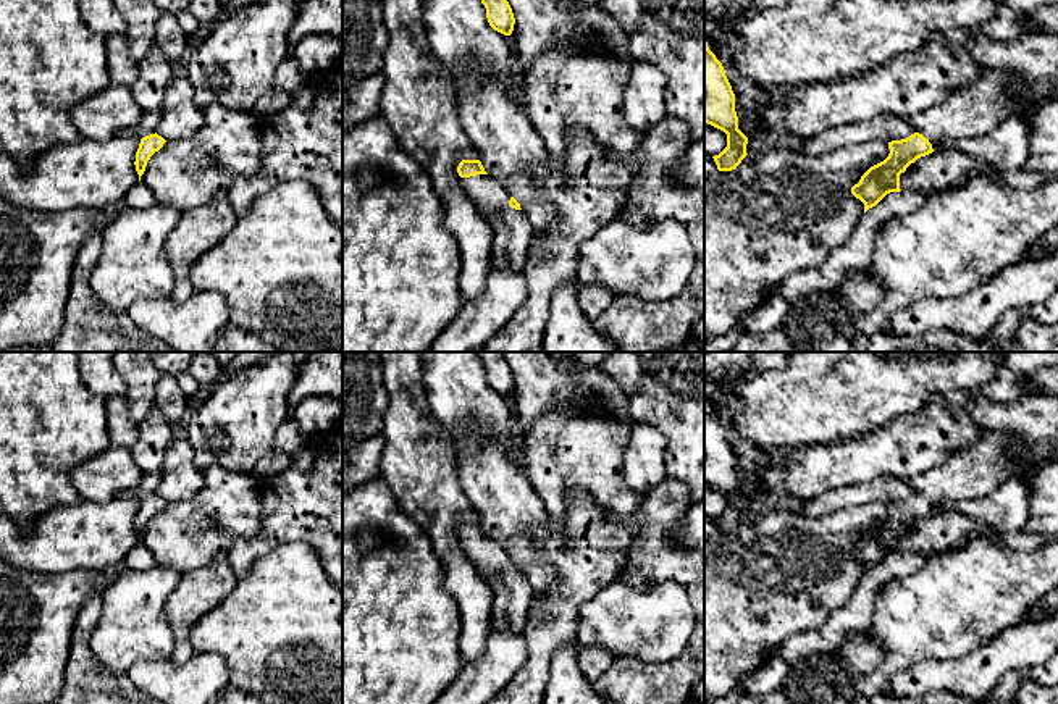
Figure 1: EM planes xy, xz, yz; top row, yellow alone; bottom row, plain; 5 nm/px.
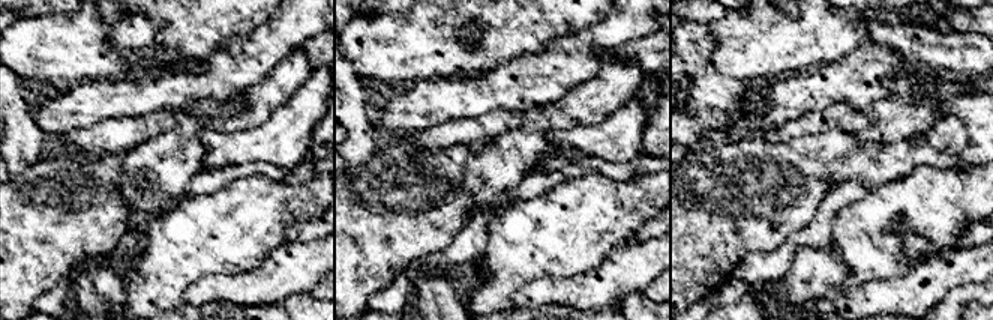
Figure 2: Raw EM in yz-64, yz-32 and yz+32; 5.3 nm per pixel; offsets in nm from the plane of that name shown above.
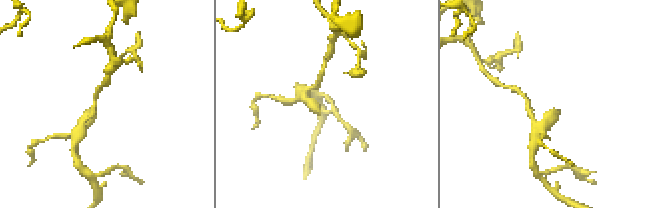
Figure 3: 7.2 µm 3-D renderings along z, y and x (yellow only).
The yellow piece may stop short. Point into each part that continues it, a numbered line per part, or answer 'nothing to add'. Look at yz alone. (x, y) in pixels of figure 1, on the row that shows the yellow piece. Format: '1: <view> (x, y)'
1: yz (973, 112)

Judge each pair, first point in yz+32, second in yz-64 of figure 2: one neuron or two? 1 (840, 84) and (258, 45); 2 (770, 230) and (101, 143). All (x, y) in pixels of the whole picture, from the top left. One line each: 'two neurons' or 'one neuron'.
1: one neuron
2: two neurons

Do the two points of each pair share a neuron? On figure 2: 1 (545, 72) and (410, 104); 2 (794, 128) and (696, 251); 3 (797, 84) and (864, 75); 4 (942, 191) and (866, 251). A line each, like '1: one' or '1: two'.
1: one
2: two
3: one
4: one

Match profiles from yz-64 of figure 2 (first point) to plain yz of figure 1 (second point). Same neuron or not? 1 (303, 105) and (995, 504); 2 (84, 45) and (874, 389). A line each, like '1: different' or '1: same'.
1: same
2: same

